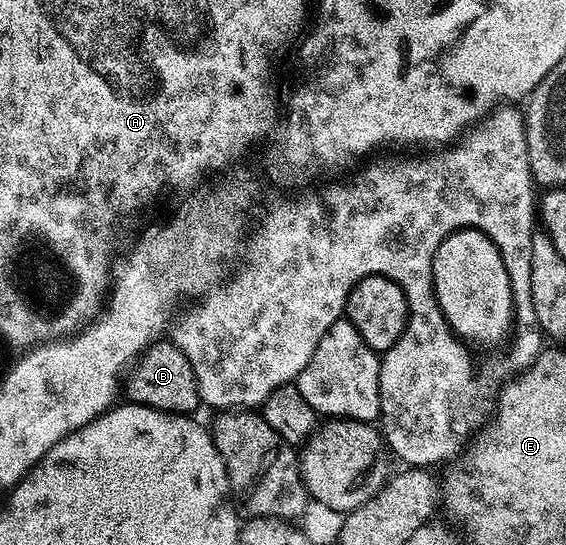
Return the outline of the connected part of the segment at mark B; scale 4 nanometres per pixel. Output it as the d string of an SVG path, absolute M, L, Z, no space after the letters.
M173 340L153 341L129 366L124 377L124 397L131 405L152 407L165 413L193 414L193 409L200 405L200 398L196 375L192 371L192 363L188 363L188 355L184 355L184 351L180 351Z

